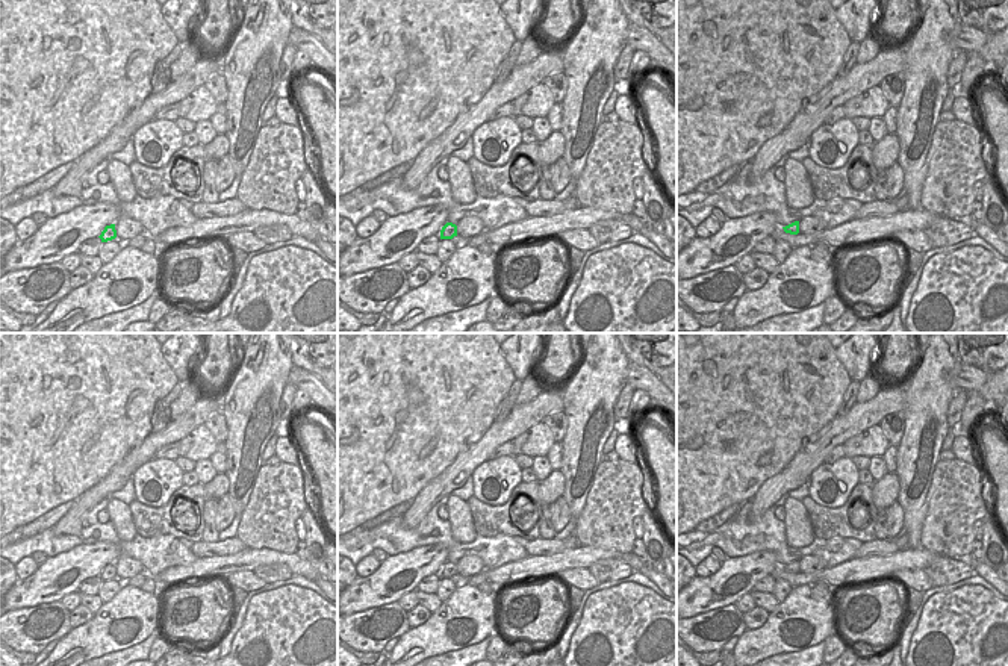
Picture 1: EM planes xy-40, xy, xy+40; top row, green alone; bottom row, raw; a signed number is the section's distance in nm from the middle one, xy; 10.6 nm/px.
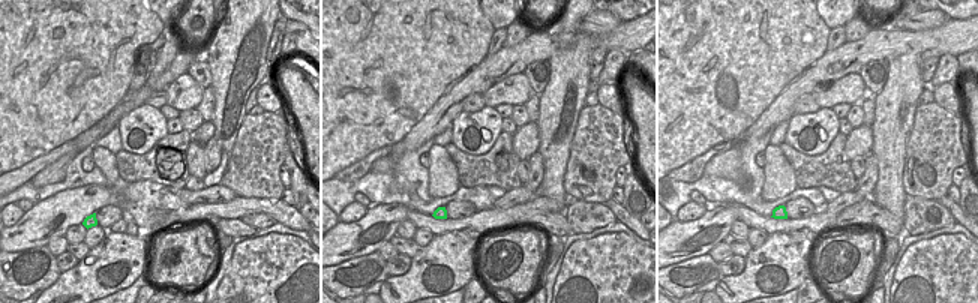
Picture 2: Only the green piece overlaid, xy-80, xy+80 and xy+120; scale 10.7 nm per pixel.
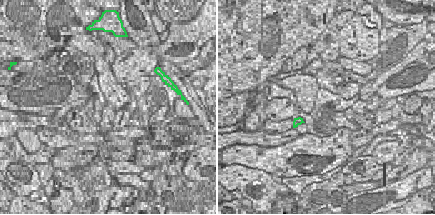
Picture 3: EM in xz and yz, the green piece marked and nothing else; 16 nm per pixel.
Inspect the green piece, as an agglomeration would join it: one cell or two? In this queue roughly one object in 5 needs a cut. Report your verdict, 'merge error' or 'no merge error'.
no merge error

